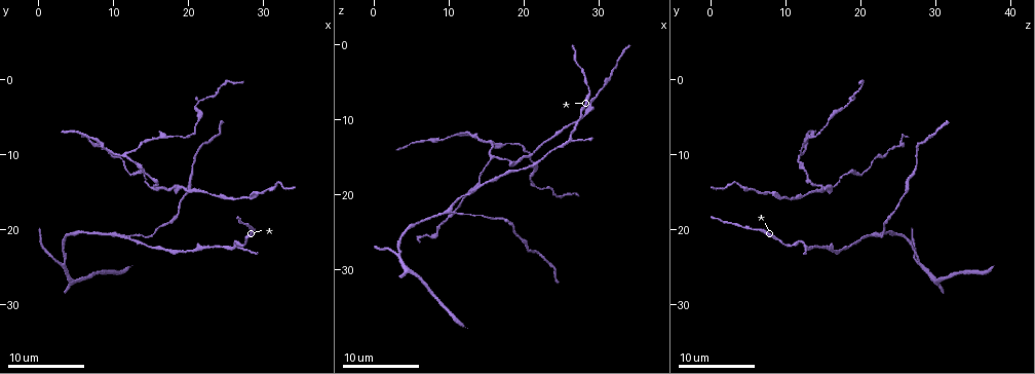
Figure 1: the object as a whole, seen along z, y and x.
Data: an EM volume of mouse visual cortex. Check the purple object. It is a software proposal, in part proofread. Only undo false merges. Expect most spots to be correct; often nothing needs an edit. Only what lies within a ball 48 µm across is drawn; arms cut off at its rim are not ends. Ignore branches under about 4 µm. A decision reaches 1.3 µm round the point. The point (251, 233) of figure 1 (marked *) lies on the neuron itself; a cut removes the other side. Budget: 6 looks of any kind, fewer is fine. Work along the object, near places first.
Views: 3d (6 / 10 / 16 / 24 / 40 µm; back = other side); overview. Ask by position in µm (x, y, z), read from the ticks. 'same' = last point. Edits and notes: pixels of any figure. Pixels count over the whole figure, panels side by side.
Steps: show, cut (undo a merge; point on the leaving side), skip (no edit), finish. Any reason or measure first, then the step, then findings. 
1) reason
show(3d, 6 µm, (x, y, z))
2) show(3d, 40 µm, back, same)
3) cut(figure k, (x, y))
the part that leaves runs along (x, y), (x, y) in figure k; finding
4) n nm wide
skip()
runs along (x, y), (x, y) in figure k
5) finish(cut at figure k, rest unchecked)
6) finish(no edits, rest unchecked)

show(3d, 16 µm, (28.5, 15.0, 9.0))

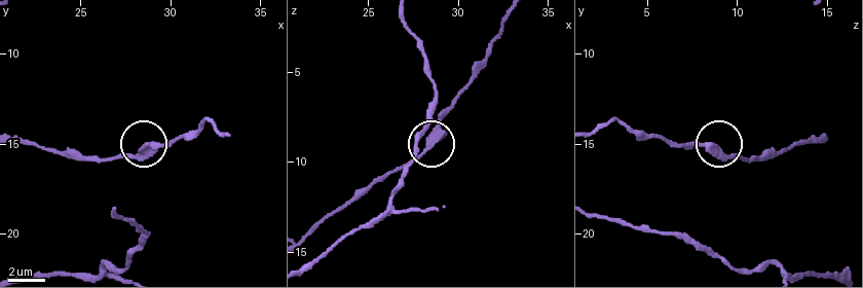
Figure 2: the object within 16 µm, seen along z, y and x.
skip()
one neuron here

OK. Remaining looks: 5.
branch point
show(3d, 10 µm, (12.0, 9.5, 12.0))

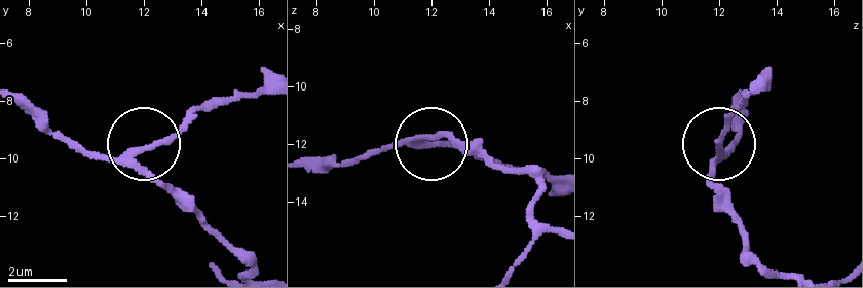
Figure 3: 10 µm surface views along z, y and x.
show(3d, 6 µm, (11.6, 9.8, 12.1))

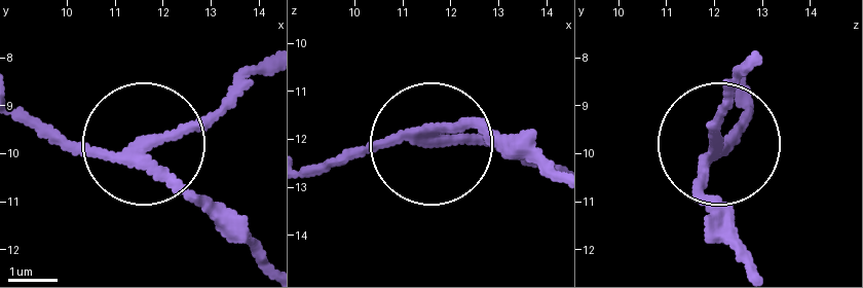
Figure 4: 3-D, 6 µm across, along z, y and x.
3 arms
skip()
runs along (754, 263), (701, 189), (734, 140) in figure 4; continuous, no second neuron

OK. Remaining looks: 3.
small branch off a trunk
show(3d, 6 µm, (15.5, 14.5, 15.0))

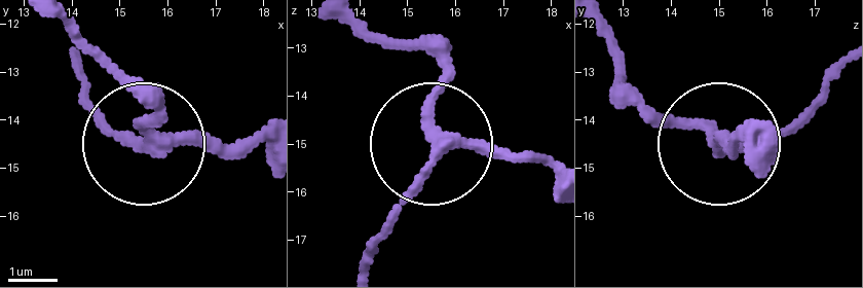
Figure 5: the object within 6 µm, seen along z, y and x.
skip()
one neuron here

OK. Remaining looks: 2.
finish(no edits, rest unchecked)

